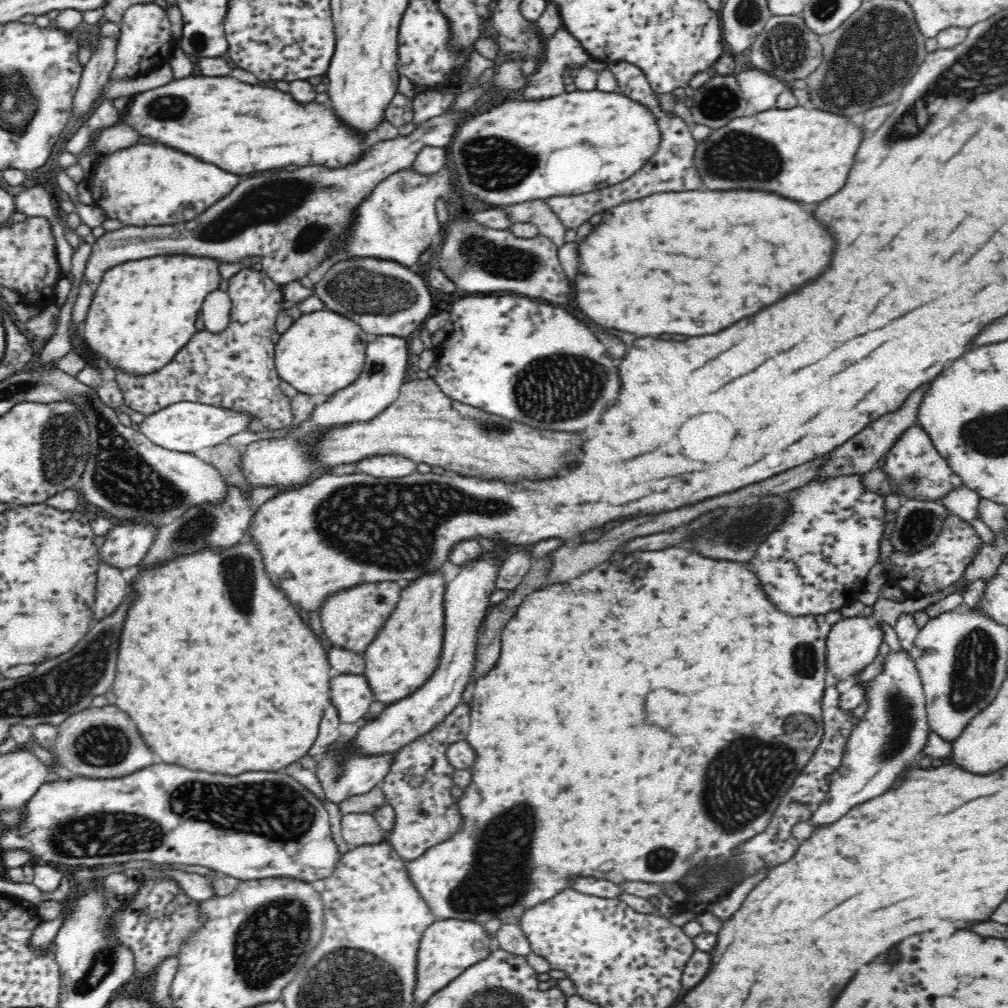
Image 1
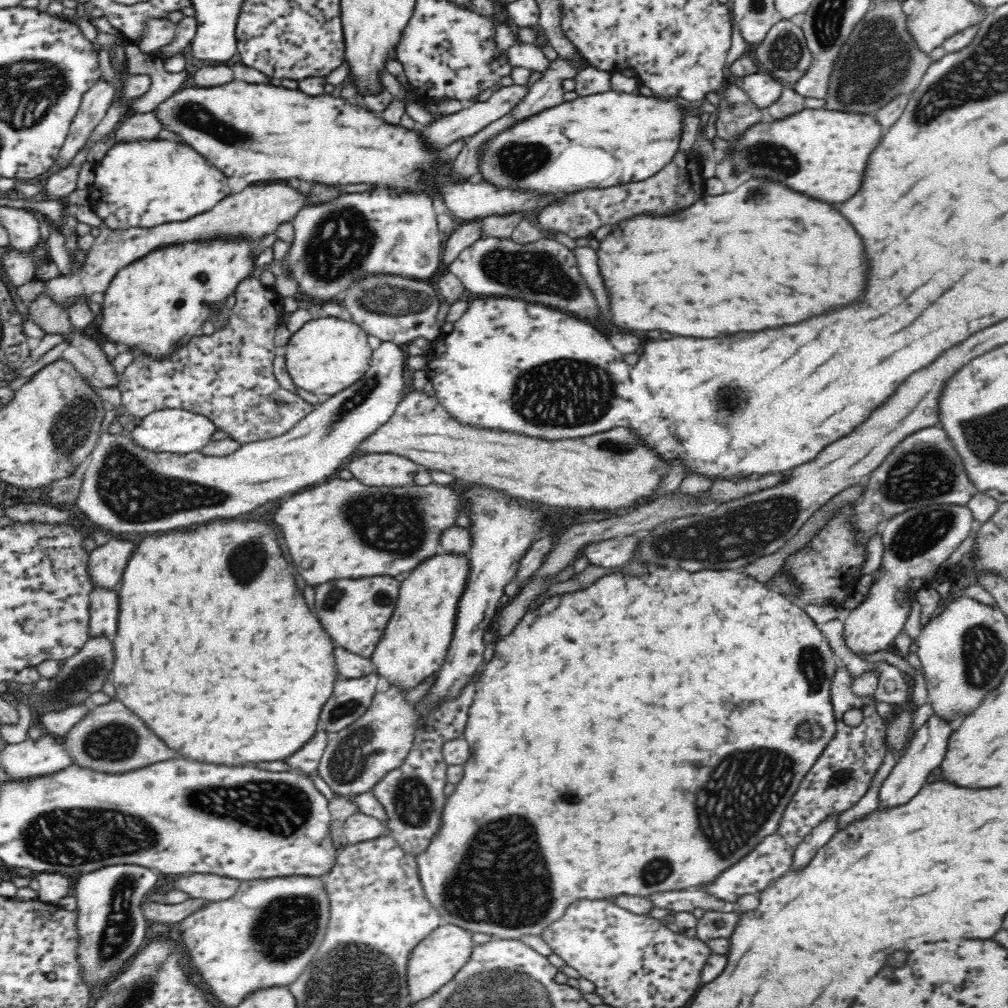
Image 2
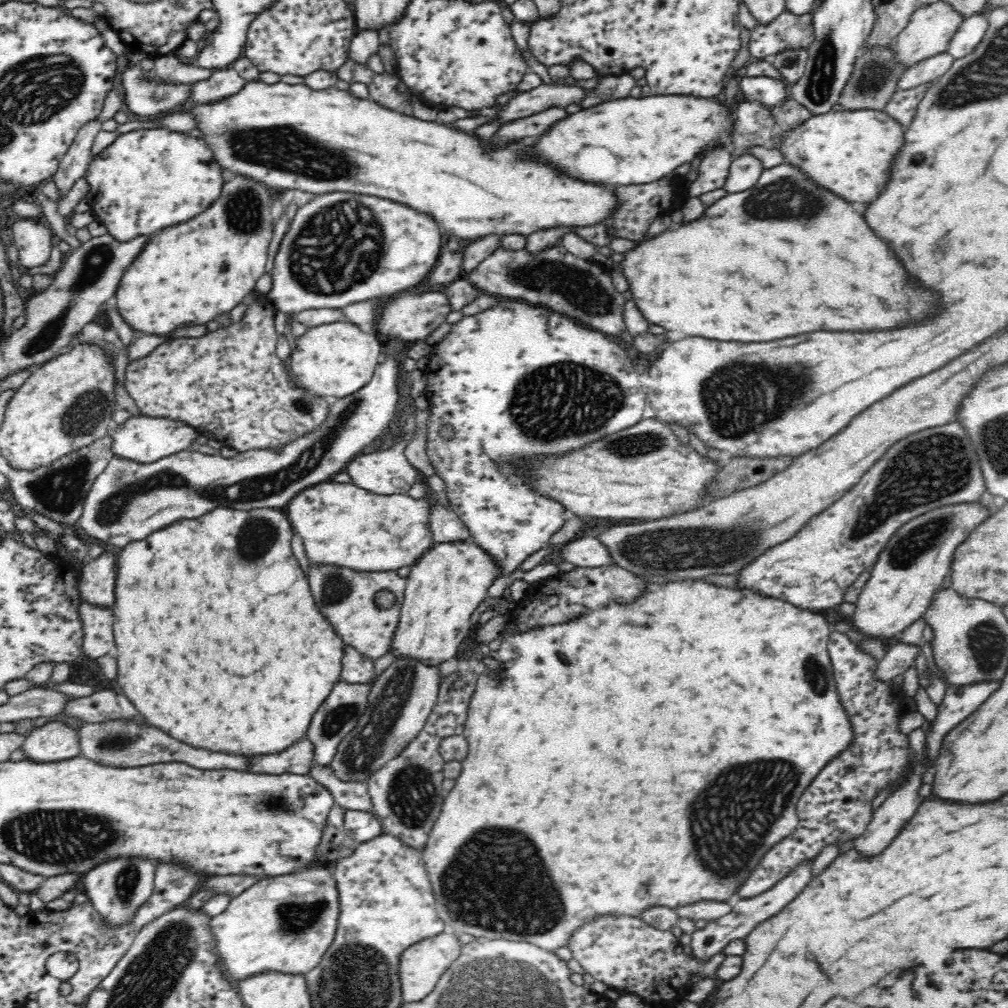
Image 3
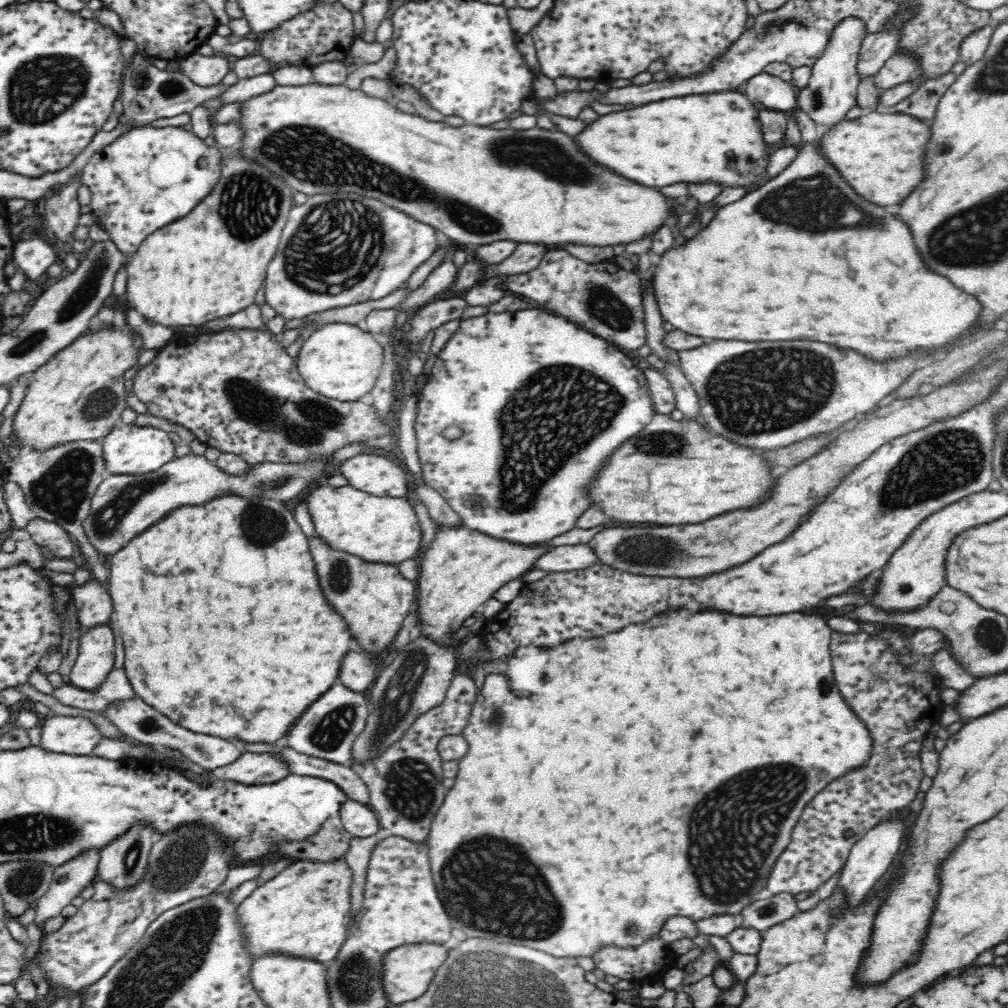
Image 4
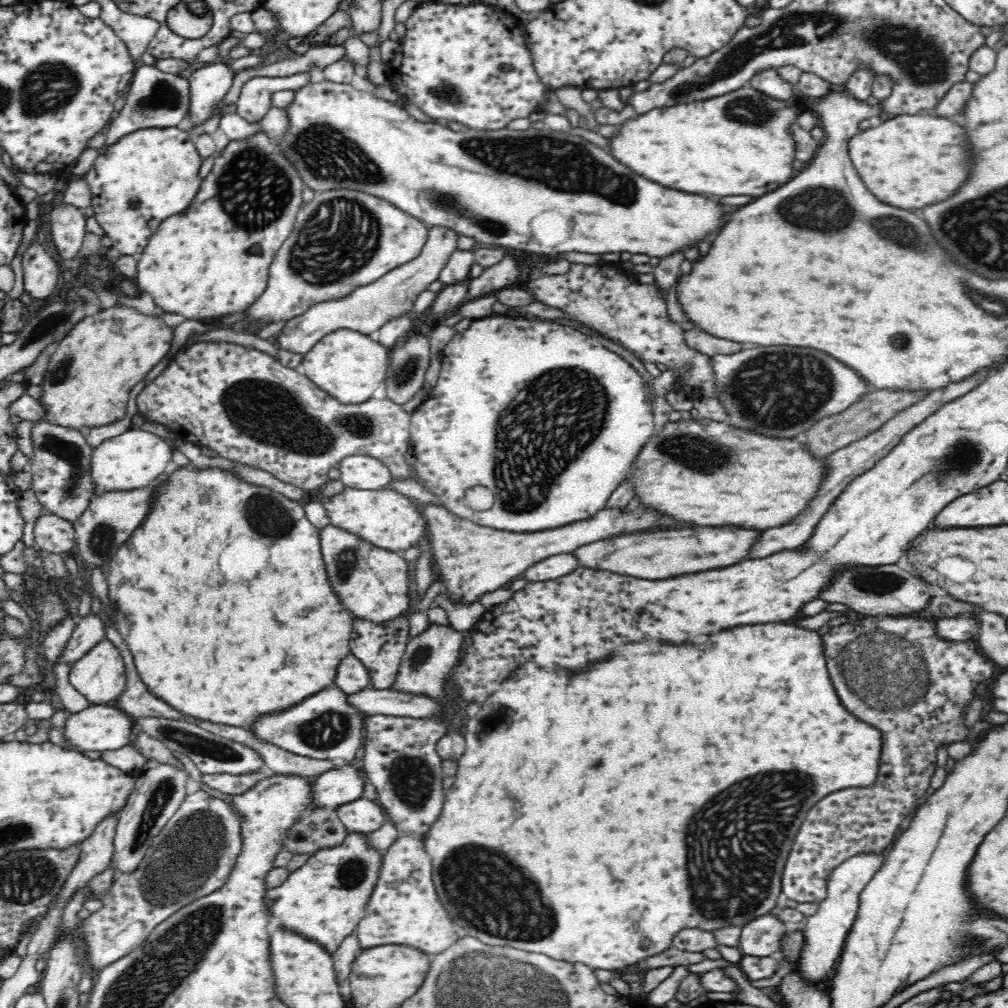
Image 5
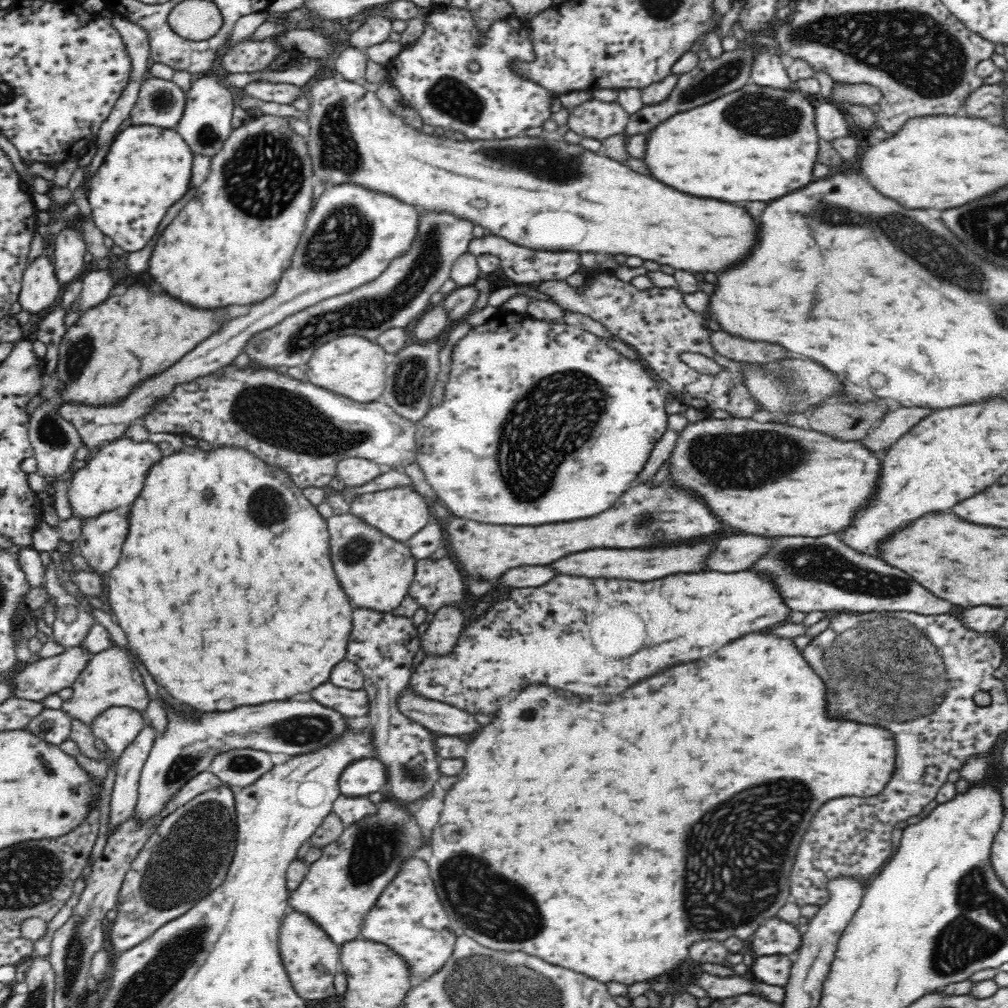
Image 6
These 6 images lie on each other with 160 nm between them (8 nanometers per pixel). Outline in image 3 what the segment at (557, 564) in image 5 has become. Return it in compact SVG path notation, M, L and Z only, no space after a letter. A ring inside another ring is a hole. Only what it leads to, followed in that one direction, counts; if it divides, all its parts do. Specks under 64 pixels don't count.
M591 534L574 538L559 553L562 561L574 567L596 568L611 563L608 549Z

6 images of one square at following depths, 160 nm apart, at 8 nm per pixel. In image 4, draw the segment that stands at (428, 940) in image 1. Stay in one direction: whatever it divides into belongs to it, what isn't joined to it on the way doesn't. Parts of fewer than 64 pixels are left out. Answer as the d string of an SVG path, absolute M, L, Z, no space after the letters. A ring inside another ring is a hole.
M408 944L386 952L382 958L382 976L380 976L386 1003L390 1006L402 1005L422 996L428 990L430 982L444 960L446 947L440 944Z

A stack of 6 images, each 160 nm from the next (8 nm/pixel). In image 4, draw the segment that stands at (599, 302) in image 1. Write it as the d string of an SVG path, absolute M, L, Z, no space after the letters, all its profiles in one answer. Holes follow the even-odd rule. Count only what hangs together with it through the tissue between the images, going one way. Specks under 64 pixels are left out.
M848 17L840 21L824 54L811 68L808 86L797 95L798 108L821 130L819 138L803 144L796 160L776 178L742 200L718 210L716 218L700 230L696 238L684 246L670 248L662 256L654 270L654 294L663 320L668 320L674 328L711 342L712 338L744 342L816 340L856 350L866 358L883 363L894 361L890 358L907 357L916 348L924 348L922 351L928 350L932 354L950 350L968 338L977 339L982 331L988 332L1003 325L1006 319L998 318L995 322L984 322L980 328L982 304L972 294L954 288L946 276L932 272L922 262L910 228L890 212L892 208L880 208L862 200L854 190L850 190L838 170L830 166L816 146L824 136L823 132L842 124L848 112L858 106L857 88L861 82L856 64L863 39L862 19ZM774 206L780 210L784 208L794 214L794 218L774 214Z

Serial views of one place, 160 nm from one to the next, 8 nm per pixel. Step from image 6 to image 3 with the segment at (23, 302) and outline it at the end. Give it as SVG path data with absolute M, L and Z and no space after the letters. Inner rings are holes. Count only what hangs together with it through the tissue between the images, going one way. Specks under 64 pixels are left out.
M22 220L10 230L12 243L19 252L19 262L26 269L36 268L48 262L50 250L56 243L53 233L38 220Z

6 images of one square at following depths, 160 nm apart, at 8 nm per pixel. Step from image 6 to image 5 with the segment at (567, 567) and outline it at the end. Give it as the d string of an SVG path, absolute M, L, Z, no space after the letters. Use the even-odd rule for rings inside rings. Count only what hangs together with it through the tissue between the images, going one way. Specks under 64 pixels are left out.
M697 525L698 528L684 530L666 530L666 532L648 532L648 534L628 534L612 540L598 540L594 544L586 544L574 552L580 566L592 570L608 570L622 576L634 576L644 580L664 580L670 576L704 572L714 568L724 568L730 564L742 561L748 554L756 534L754 529L726 526L708 528Z

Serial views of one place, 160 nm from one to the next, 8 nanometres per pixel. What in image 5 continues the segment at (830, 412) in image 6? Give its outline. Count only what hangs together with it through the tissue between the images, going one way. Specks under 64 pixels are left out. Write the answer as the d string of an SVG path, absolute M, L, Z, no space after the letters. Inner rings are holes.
M890 389L874 390L874 392L866 393L858 402L850 404L846 410L842 410L838 414L824 416L824 418L818 420L814 426L807 430L807 440L805 443L815 456L829 456L833 452L848 446L850 443L867 437L872 432L876 432L896 412L916 404L926 395L926 391L890 391Z

